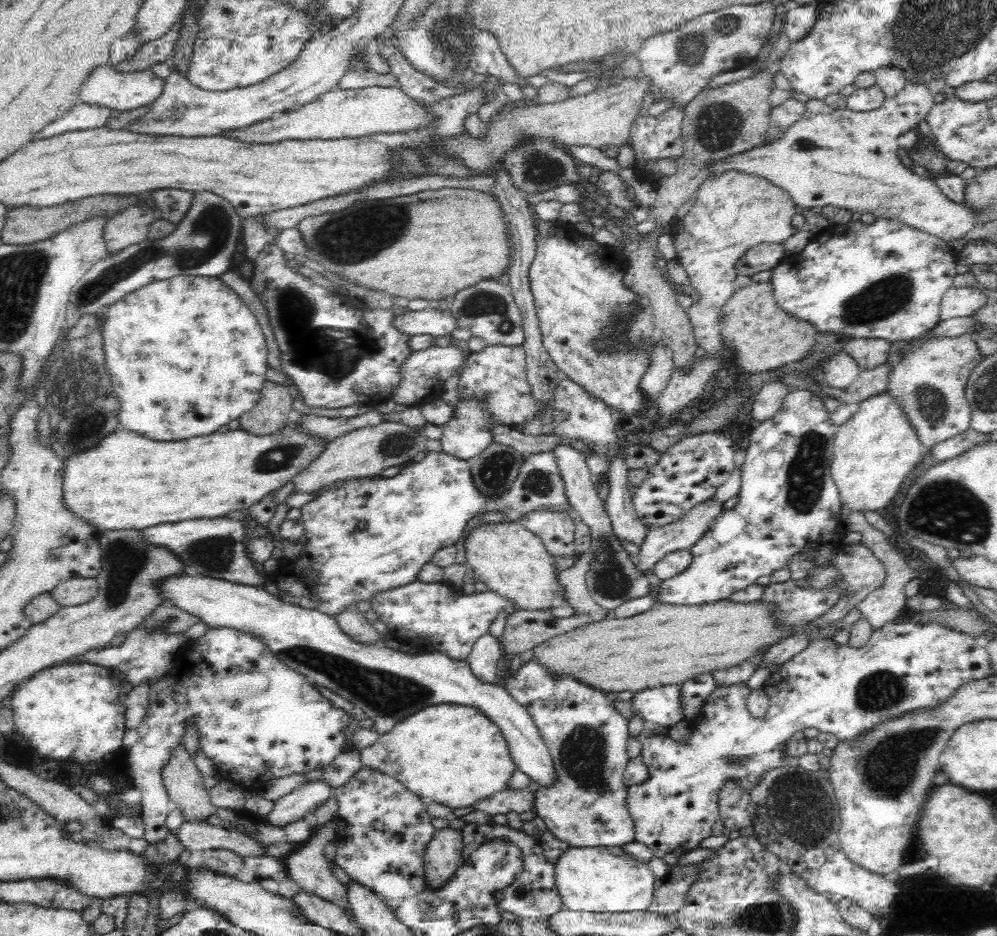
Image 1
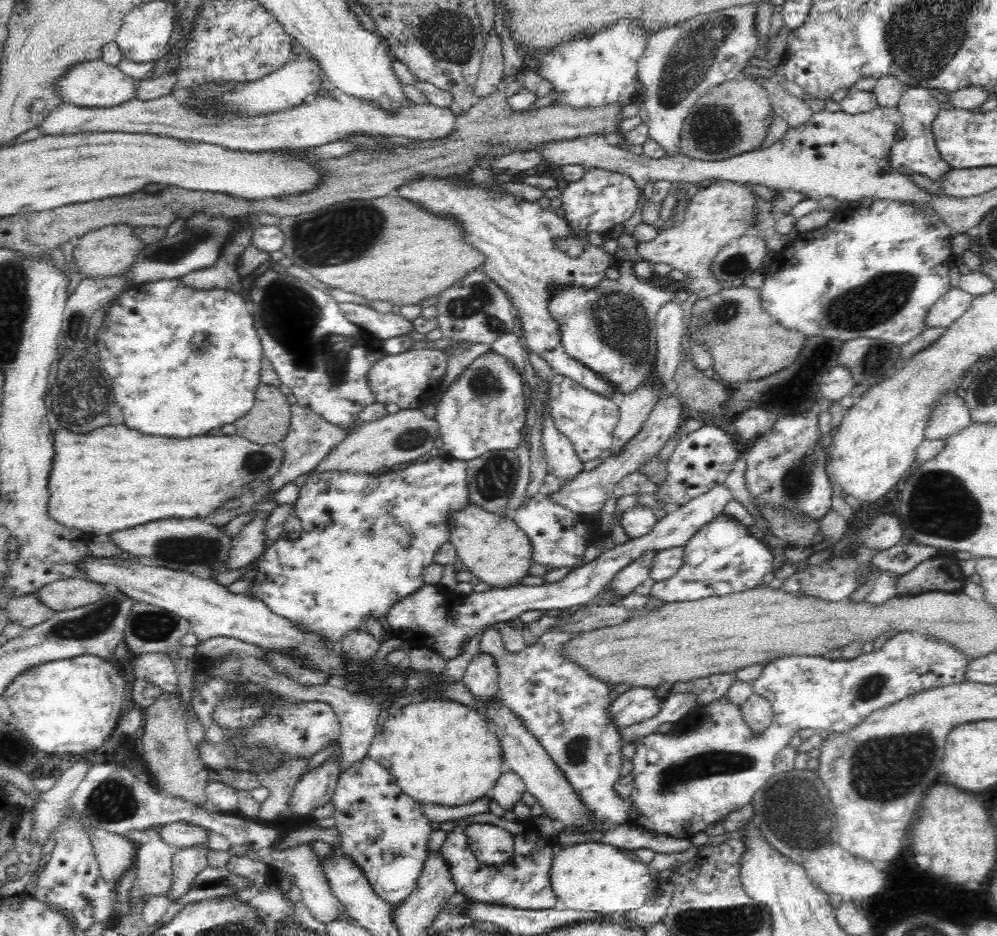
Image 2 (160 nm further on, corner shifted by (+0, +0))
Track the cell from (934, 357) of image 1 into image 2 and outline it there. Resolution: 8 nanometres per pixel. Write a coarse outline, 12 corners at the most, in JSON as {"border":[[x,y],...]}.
{"border":[[946,395],[925,428],[928,440],[945,439],[970,424],[965,400]]}

